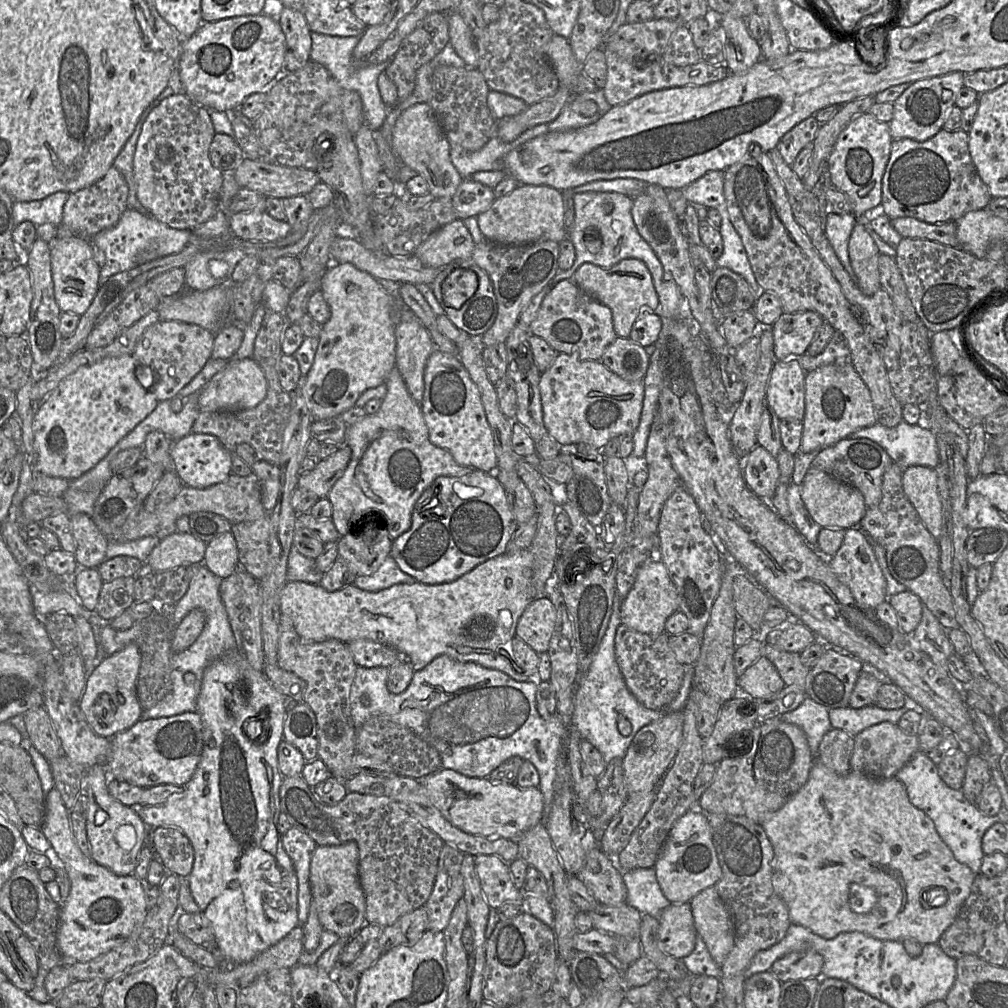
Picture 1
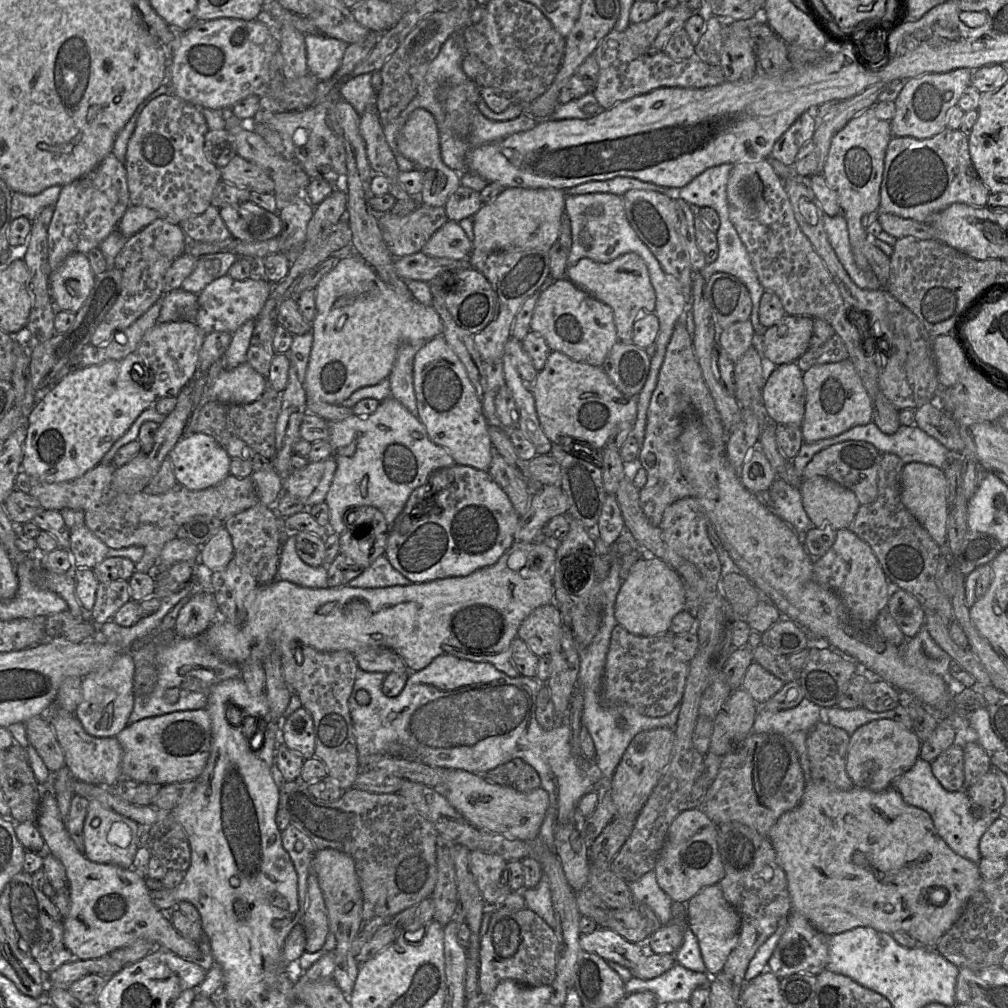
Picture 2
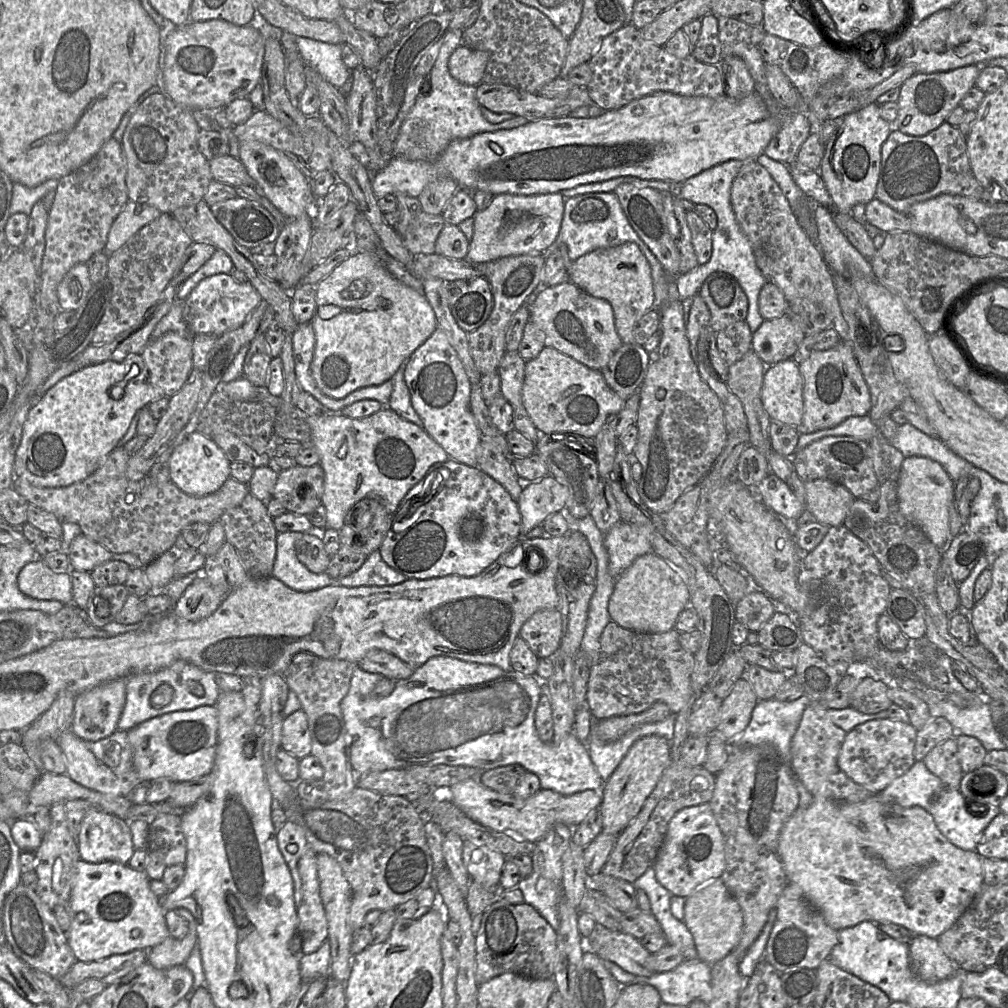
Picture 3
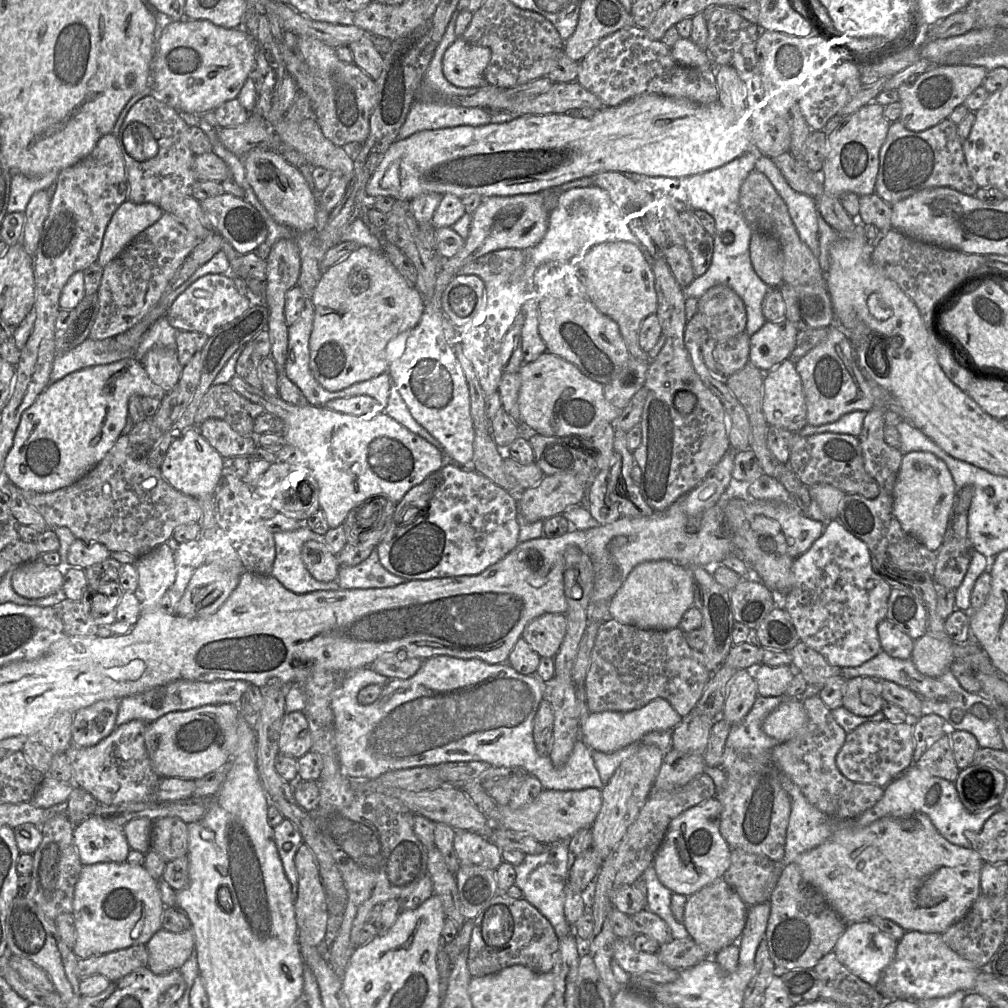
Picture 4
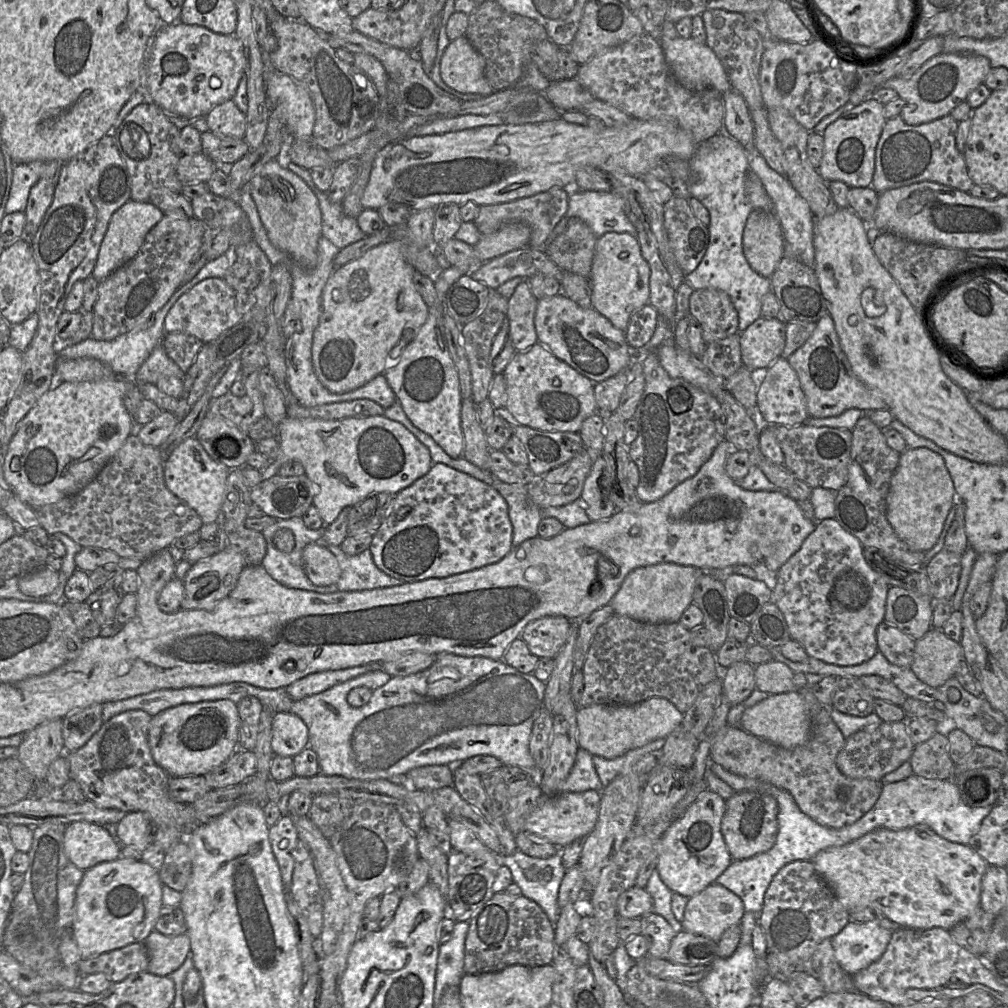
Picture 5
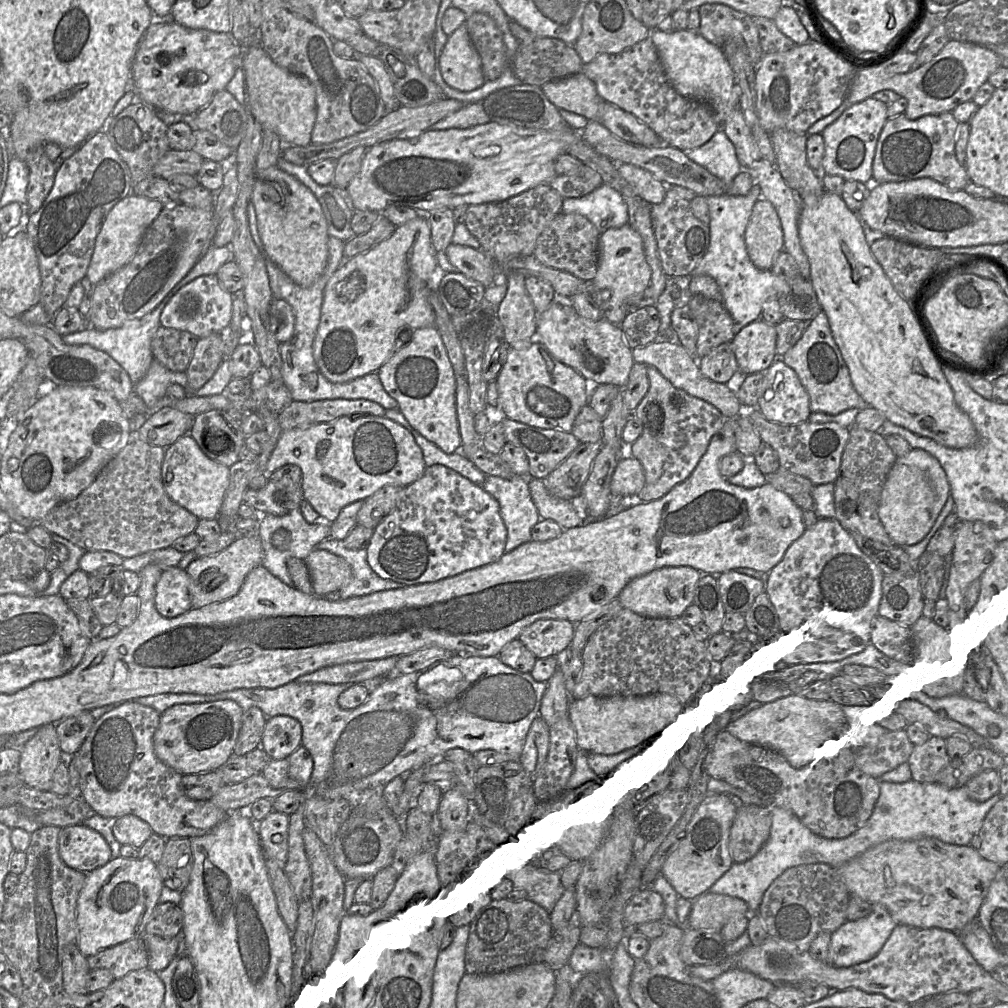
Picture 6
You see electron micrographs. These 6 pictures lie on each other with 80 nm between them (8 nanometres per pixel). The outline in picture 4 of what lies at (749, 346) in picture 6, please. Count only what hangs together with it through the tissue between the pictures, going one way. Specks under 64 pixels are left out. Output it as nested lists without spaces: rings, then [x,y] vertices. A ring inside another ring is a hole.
[[[789,320],[767,321],[763,326],[750,335],[749,362],[760,370],[770,370],[775,364],[788,359],[795,348],[799,329]]]

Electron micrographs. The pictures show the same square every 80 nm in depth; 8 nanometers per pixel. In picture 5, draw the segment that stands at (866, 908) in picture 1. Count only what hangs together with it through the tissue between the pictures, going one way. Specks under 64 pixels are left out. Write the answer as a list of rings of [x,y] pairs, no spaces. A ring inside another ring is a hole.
[[[918,824],[897,831],[886,828],[878,828],[848,844],[822,850],[816,854],[811,861],[814,863],[817,872],[827,881],[838,900],[849,913],[866,907],[878,909],[886,918],[894,922],[899,927],[914,930],[928,930],[931,928],[943,928],[949,930],[972,915],[975,910],[980,907],[982,878],[989,867],[989,864],[969,845],[946,840],[925,824]]]

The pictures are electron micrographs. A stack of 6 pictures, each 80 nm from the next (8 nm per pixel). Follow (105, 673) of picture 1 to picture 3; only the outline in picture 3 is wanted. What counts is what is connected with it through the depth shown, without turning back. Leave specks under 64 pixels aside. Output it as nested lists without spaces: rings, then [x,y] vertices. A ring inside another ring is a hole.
[[[127,679],[100,684],[76,696],[72,732],[79,738],[96,742],[117,730],[126,701]]]

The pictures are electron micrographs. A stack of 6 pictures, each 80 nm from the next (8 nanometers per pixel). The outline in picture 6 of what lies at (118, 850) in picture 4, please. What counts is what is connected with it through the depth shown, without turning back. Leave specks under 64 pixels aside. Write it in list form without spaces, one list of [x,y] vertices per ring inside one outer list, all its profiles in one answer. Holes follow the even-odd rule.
[[[84,824],[61,828],[58,850],[61,860],[68,867],[85,874],[112,859],[111,849],[104,837]]]

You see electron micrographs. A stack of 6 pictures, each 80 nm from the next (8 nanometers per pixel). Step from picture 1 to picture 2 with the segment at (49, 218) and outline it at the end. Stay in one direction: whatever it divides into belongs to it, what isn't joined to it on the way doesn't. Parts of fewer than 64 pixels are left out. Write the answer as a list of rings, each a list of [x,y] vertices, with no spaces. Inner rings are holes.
[[[53,185],[36,195],[13,192],[11,203],[11,220],[24,216],[30,221],[38,216],[47,206],[55,206],[62,186]]]

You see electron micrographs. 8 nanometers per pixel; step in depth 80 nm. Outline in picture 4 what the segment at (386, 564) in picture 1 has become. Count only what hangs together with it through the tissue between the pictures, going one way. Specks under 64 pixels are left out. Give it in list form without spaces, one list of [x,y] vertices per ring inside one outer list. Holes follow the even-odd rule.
[[[374,549],[367,559],[355,566],[340,566],[336,582],[341,589],[388,588],[407,580],[387,571]]]

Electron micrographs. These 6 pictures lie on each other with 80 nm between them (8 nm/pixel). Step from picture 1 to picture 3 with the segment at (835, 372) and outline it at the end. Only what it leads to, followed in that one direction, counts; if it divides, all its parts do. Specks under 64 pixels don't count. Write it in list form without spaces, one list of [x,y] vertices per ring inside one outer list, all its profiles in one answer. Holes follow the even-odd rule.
[[[840,341],[829,350],[814,352],[808,359],[799,364],[799,370],[803,379],[804,402],[802,423],[797,427],[800,434],[833,428],[849,417],[866,416],[869,414],[871,408],[869,388],[862,376],[850,345]]]

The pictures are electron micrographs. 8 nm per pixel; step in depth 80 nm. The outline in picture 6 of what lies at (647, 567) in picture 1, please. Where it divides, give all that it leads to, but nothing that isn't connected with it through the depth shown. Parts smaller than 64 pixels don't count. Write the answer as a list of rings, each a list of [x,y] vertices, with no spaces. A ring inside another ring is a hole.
[[[667,566],[653,570],[645,575],[632,579],[620,592],[618,600],[624,609],[649,618],[680,618],[684,611],[694,603],[695,589],[702,573],[689,566]]]

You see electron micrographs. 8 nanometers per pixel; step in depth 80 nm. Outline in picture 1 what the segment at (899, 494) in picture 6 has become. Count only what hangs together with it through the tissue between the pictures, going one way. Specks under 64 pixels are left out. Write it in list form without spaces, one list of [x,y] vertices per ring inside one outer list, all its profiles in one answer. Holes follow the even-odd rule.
[[[925,466],[905,468],[903,489],[927,530],[938,540],[942,533],[943,508],[938,493],[936,470]]]

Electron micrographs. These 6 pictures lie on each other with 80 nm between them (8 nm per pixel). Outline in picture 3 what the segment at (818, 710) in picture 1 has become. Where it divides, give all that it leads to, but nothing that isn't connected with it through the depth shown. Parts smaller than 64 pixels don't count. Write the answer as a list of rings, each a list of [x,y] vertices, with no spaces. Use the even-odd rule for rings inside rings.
[[[806,695],[791,702],[783,702],[774,698],[759,700],[745,730],[728,741],[729,750],[745,746],[756,747],[770,745],[778,751],[785,762],[789,763],[792,738],[799,727],[804,710],[812,703],[813,701]]]

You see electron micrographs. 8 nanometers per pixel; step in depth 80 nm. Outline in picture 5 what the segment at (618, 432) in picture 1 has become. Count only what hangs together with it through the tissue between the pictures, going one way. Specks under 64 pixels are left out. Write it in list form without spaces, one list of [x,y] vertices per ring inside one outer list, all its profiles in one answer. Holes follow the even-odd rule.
[[[536,343],[525,352],[516,352],[502,372],[506,385],[505,410],[520,424],[546,432],[578,433],[582,422],[598,413],[594,398],[594,385],[565,362],[556,358],[545,346]]]

